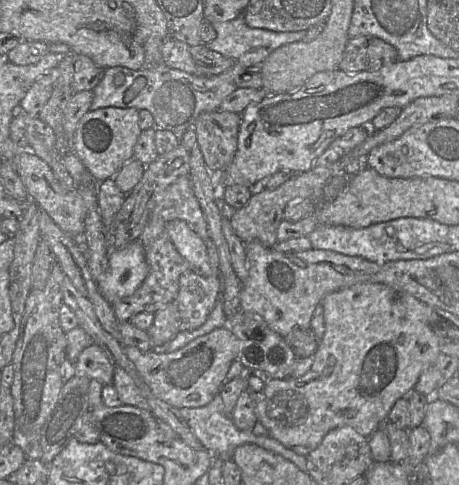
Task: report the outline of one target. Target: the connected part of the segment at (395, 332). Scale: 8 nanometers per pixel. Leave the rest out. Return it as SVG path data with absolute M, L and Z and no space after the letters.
M360 283L326 295L322 301L322 306L325 321L324 334L320 339L317 351L312 357L313 363L310 370L298 378L269 378L261 391L251 390L256 405L257 419L266 428L268 435L279 441L286 448L304 457L307 457L310 452L317 448L326 434L333 429L351 426L366 438L380 430L384 423L388 421L388 415L396 401L406 398L414 390L420 375L441 354L438 339L429 324L429 313L433 308L406 292L379 283Z

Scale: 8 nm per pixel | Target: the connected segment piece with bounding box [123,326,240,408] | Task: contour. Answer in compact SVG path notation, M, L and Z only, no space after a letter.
M224 326L173 352L162 349L145 352L136 346L123 346L123 351L155 397L176 408L196 408L207 405L219 393L232 362L239 358L240 340Z

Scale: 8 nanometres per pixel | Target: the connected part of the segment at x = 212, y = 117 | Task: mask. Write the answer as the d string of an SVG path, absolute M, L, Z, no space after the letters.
M226 111L205 112L195 121L197 142L210 170L224 171L233 161L240 123L240 114Z

